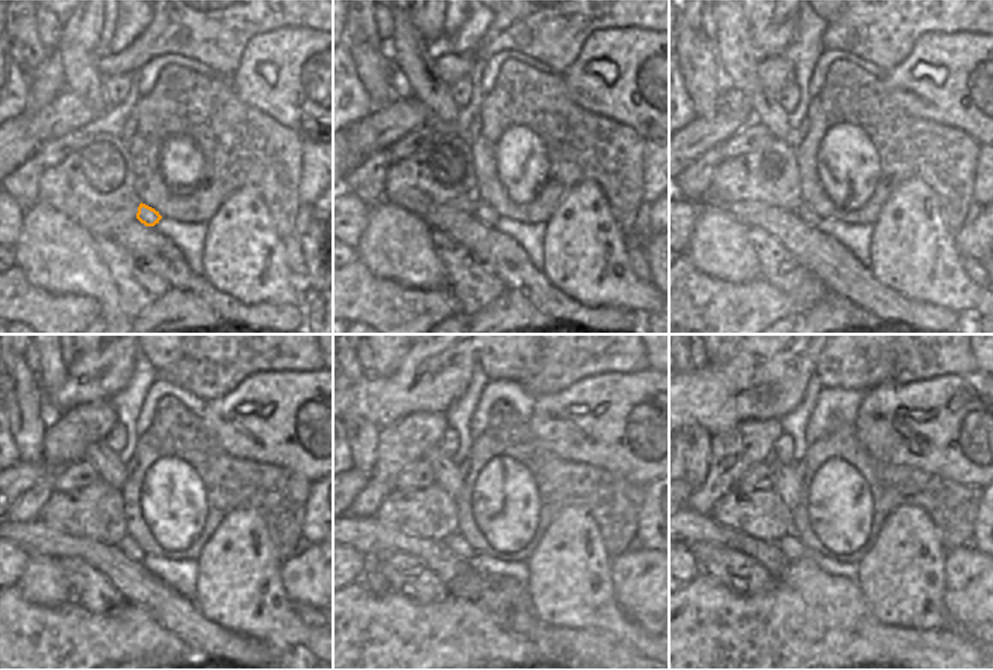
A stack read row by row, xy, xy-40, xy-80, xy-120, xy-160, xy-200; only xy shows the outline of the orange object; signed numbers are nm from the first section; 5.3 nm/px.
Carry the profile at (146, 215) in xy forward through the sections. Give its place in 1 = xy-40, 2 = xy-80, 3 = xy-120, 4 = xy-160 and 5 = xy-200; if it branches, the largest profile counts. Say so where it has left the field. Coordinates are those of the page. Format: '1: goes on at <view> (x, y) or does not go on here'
1: goes on at xy-40 (483, 213)
2: goes on at xy-80 (807, 215)
3: goes on at xy-120 (126, 544)
4: goes on at xy-160 (456, 543)
5: goes on at xy-200 (791, 546)

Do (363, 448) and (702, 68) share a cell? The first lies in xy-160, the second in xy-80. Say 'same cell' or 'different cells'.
same cell

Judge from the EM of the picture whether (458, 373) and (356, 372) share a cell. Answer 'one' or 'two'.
two

